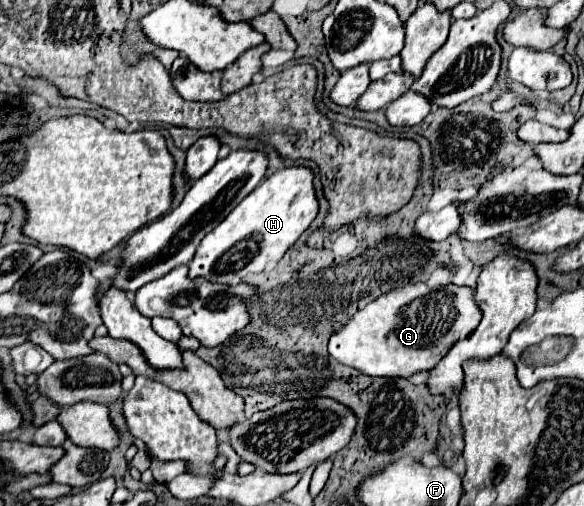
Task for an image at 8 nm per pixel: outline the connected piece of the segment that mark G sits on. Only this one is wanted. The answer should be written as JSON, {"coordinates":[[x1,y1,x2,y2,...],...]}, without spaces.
{"coordinates":[[426,283,404,285,360,309,330,337,328,353,366,375,410,377,436,367,458,339,468,337,478,327,480,319,482,311,476,307,472,287,448,283,434,291]]}

